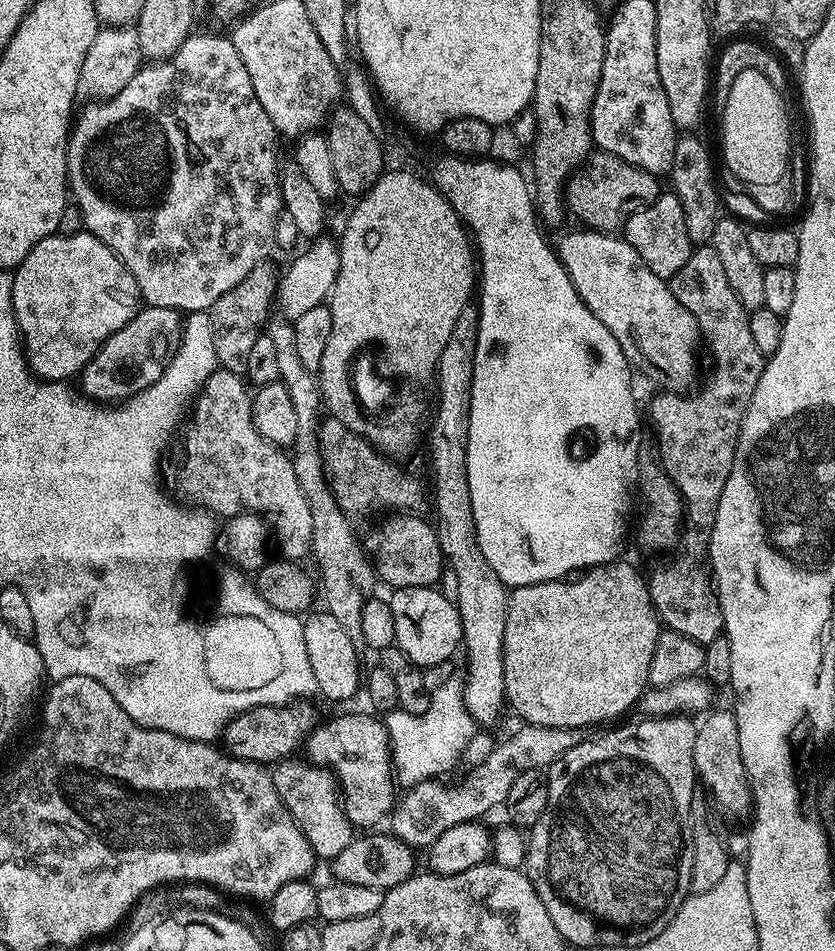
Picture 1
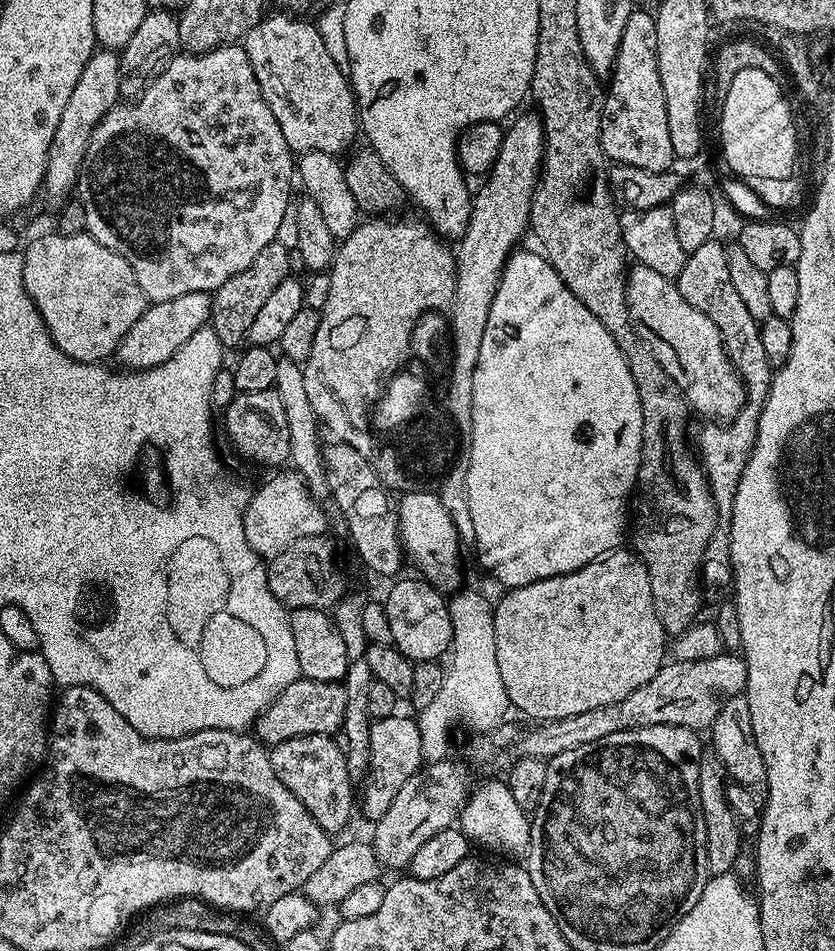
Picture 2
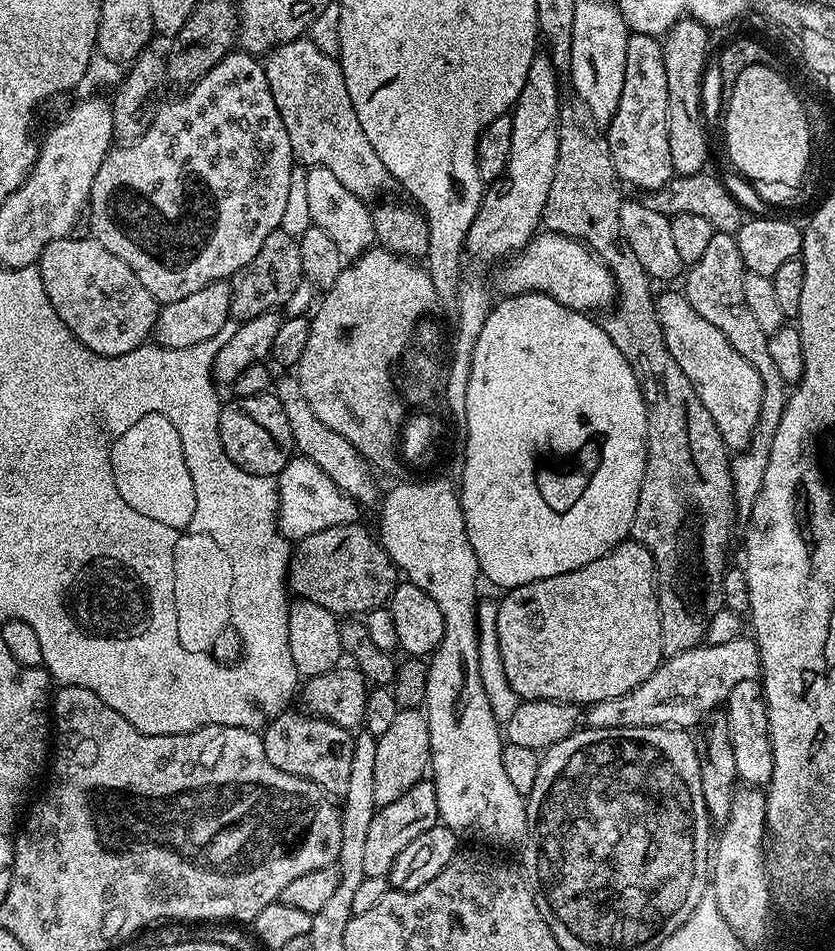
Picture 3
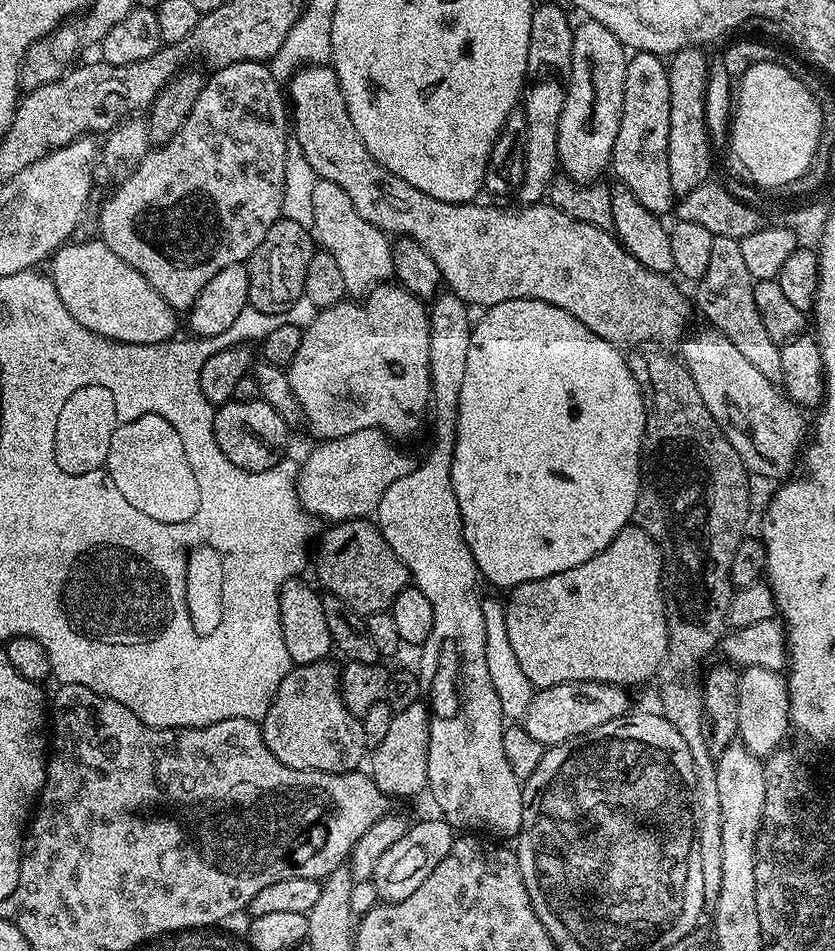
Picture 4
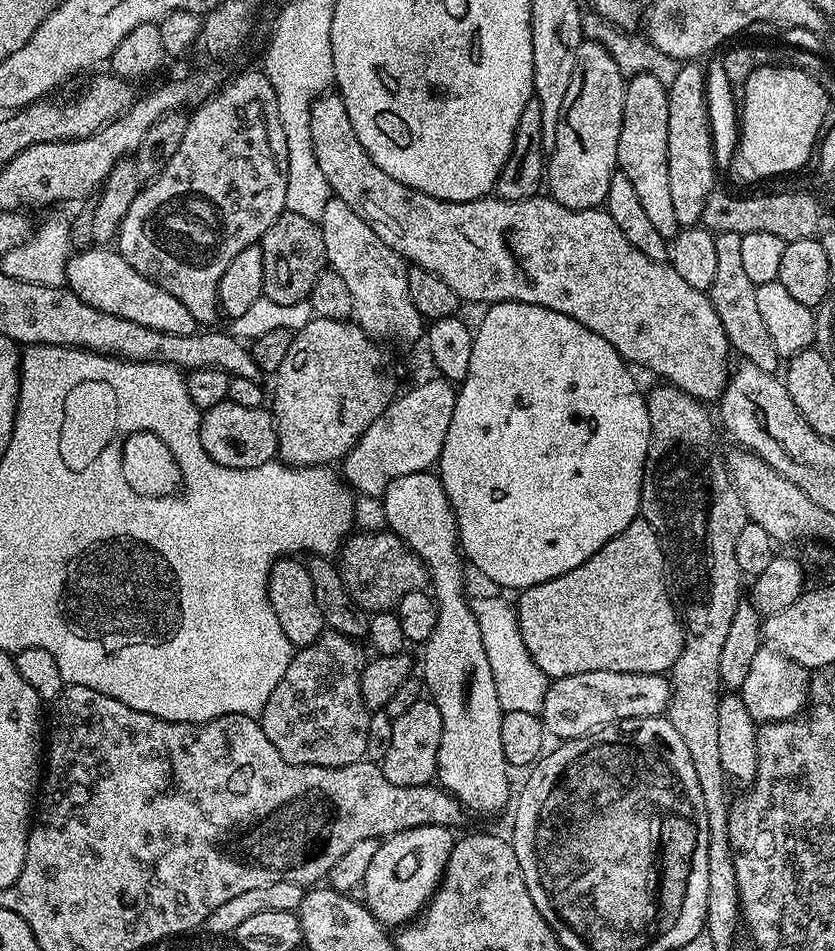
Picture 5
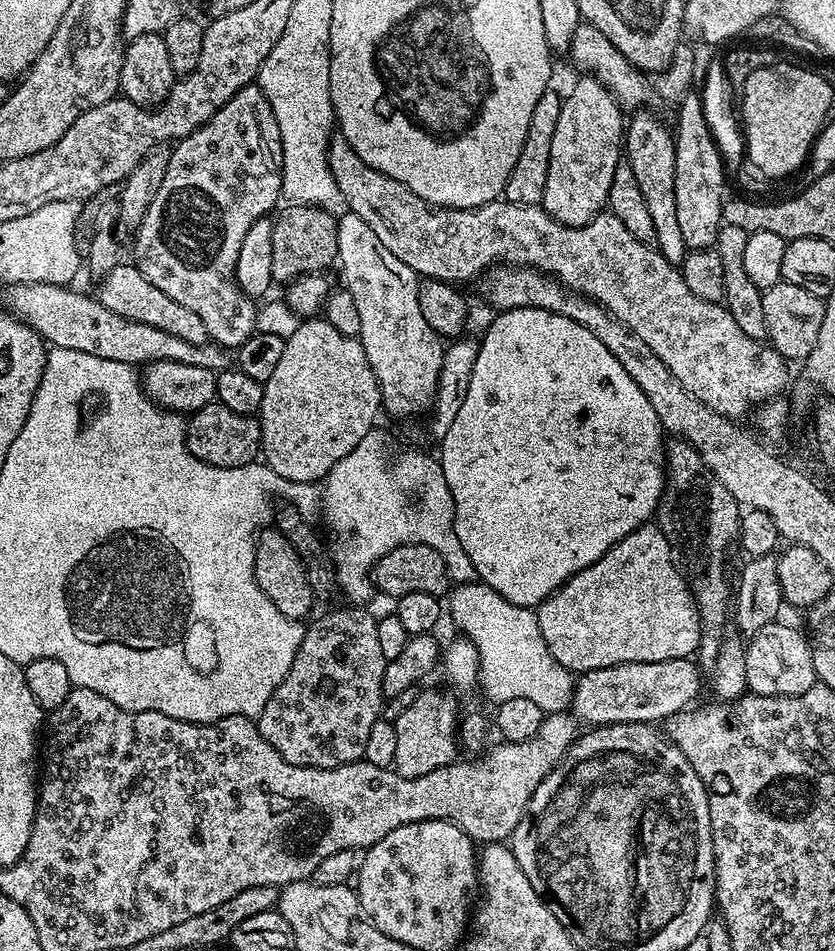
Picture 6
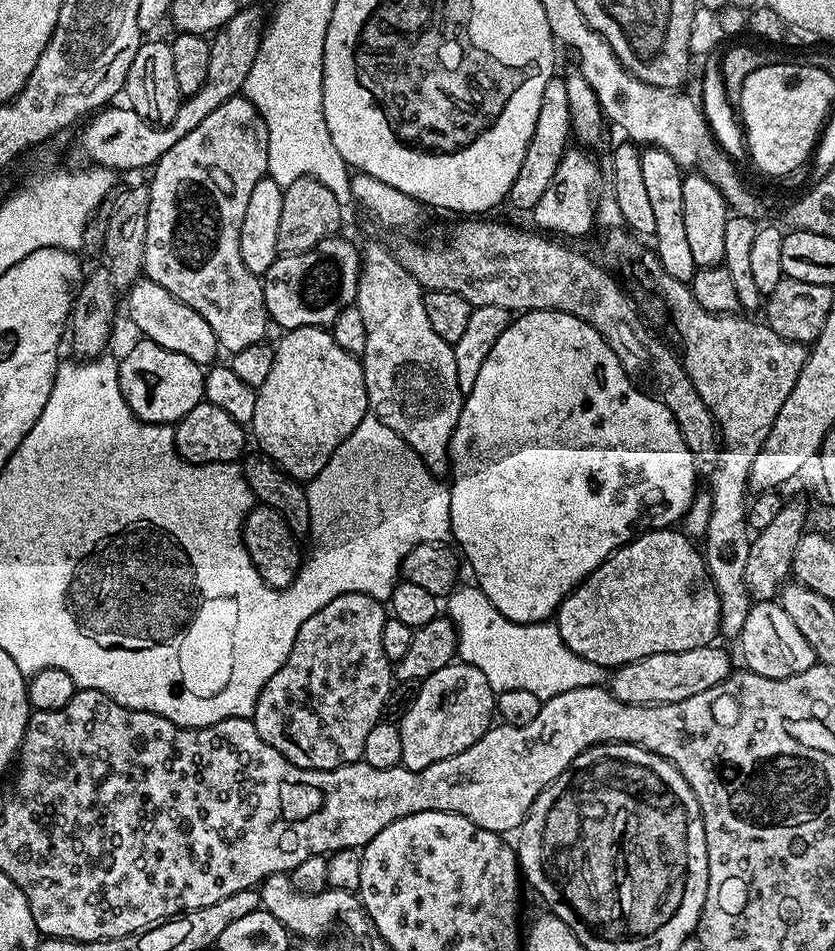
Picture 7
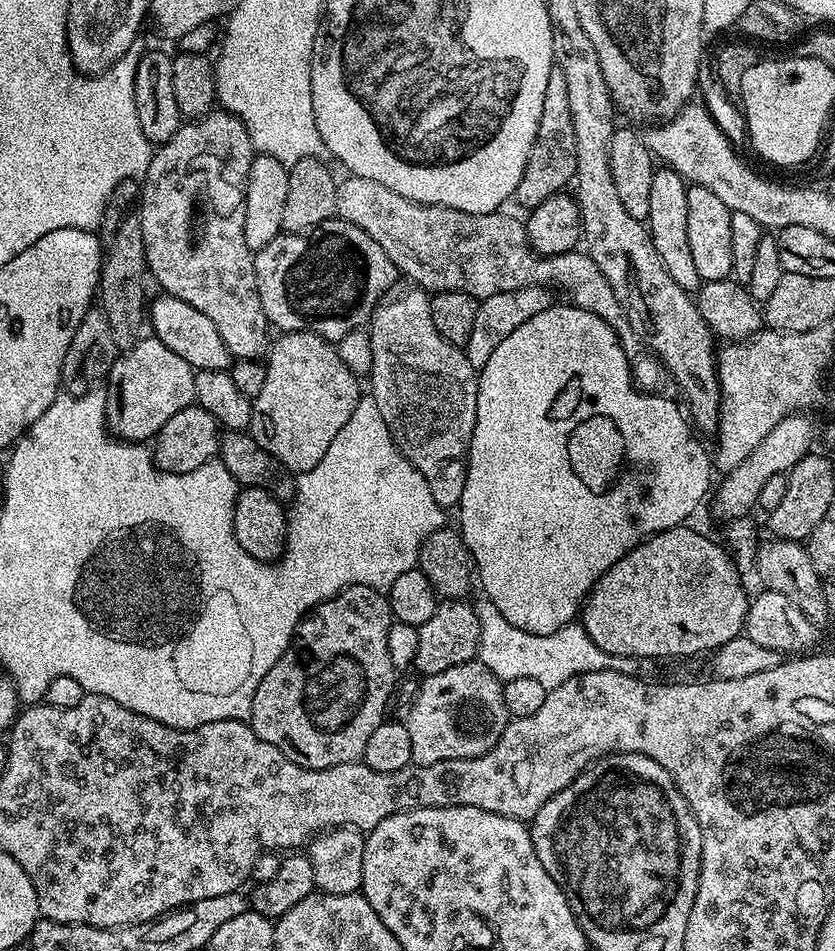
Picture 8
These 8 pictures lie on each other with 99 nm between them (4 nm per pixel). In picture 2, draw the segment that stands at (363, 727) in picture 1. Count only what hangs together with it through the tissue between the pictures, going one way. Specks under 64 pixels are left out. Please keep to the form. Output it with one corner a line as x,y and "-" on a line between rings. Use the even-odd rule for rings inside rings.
403,714
387,716
381,720
373,720
370,730
370,758
368,770
362,781
364,787
364,801
359,801
358,808
364,811
364,816
369,822
375,822
390,810
390,802
398,795
398,790
410,782
415,772
419,772
425,763
422,750
422,734
419,723

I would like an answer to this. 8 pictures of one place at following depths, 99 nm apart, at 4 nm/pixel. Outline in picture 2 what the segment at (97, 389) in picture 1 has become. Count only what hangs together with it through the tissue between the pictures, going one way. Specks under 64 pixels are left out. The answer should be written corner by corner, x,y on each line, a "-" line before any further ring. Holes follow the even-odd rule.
195,292
194,294
182,294
182,298
170,298
170,302
149,303
145,307
142,318
126,330
119,348
116,349
115,359
120,359
125,369
143,370
162,366
166,358
174,358
186,342
198,330
202,330
212,318
212,297
207,292

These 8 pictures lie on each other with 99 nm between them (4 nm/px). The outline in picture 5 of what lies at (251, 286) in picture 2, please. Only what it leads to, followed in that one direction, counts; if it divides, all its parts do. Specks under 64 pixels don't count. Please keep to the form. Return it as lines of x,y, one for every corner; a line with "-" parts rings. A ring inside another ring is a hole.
285,210
278,219
272,223
270,230
260,238
262,250
262,278
264,279
263,299
273,300
276,304
301,304
307,301
310,290
320,272
326,268
326,242
322,242
322,230
319,223
310,218
302,218
302,214
294,214

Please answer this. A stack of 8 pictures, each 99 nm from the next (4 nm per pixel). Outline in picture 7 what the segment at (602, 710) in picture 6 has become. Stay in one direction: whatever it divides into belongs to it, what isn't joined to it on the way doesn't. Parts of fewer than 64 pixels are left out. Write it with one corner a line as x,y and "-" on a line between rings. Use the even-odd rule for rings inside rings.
711,644
695,647
694,650
652,654
638,662
624,664
613,671
608,686
620,701
627,704
669,704
712,689
730,676
733,670
734,665
727,652
718,644

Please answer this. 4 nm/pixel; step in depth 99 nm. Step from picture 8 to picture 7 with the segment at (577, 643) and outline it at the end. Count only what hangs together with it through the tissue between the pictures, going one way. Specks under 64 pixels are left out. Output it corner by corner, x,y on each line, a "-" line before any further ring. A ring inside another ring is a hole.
457,586
448,593
446,603
448,603
447,619
456,627
456,651
459,659
464,662
482,662
486,682
490,682
493,692
497,694
506,690
530,690
530,694
538,694
538,698
543,702
558,694
566,694
566,690
576,690
582,686
595,684
603,685
609,679
609,669
576,654
562,640
562,634
557,630
555,623
510,622
510,618
498,614
498,606
494,606
494,602
490,602
490,598
486,598
486,594
482,594
480,588

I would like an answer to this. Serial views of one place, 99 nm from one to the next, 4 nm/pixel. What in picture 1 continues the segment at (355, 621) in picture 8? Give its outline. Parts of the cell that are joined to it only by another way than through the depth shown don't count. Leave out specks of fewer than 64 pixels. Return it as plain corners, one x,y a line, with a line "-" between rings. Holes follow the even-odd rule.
308,758
296,759
281,760
271,769
274,790
278,790
278,798
282,798
286,810
304,832
312,853
321,861
330,862
335,856
342,854
342,850
346,850
346,846
350,846
354,838
352,823
344,812
340,785
331,768

